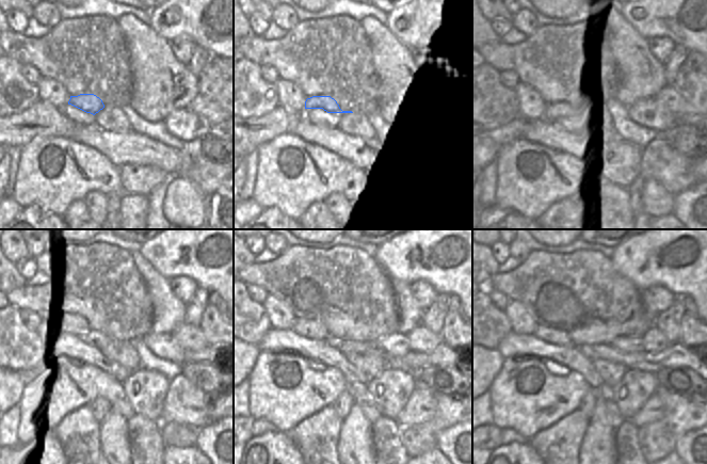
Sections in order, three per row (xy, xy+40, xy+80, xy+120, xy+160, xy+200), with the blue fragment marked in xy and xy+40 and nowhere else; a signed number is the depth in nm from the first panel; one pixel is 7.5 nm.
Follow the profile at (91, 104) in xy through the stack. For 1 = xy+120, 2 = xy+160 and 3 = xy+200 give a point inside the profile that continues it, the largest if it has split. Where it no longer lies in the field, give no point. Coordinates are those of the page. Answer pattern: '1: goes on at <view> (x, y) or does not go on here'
1: goes on at xy+120 (130, 362)
2: goes on at xy+160 (373, 364)
3: goes on at xy+200 (611, 373)

